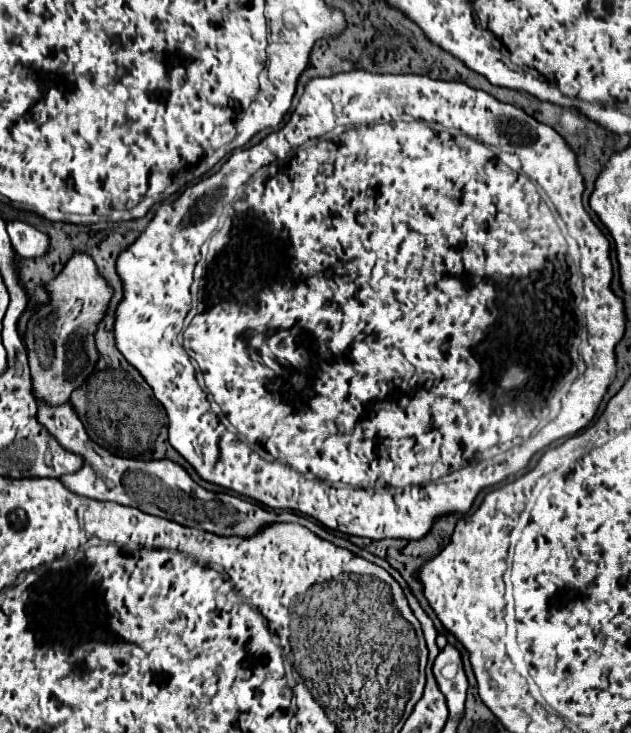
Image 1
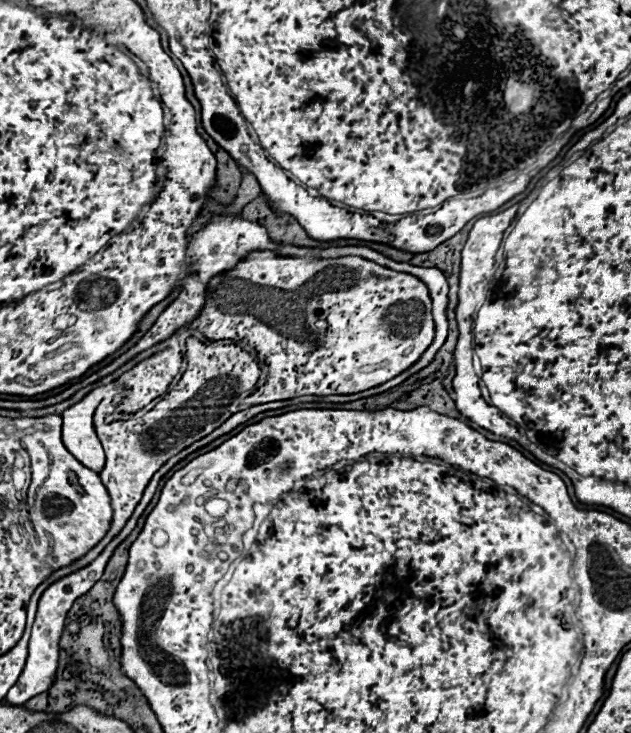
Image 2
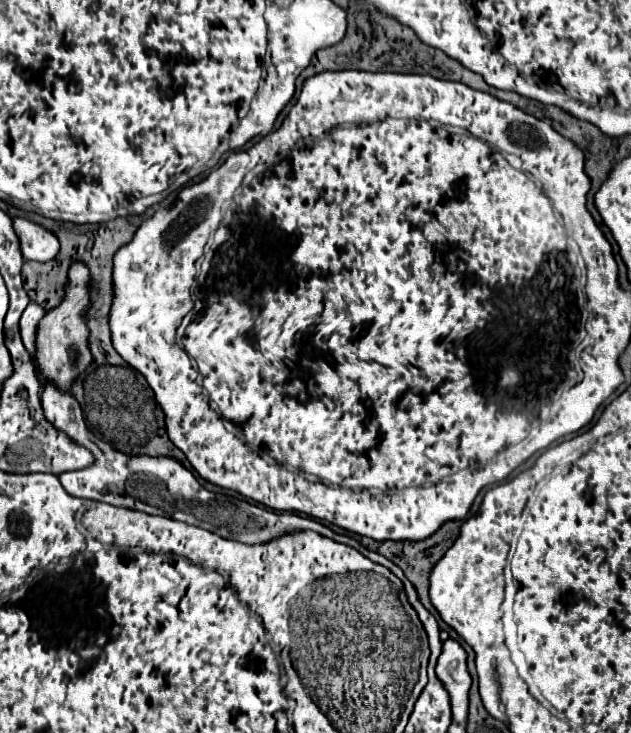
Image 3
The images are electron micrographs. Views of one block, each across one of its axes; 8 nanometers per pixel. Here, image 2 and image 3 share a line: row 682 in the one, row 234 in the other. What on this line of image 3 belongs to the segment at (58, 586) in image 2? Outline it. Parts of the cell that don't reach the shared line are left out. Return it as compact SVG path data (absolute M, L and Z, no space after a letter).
M14 218L12 220L14 232L20 242L20 252L24 258L32 258L38 262L52 260L58 252L58 240L50 232L46 232L42 226L24 220L24 218Z

